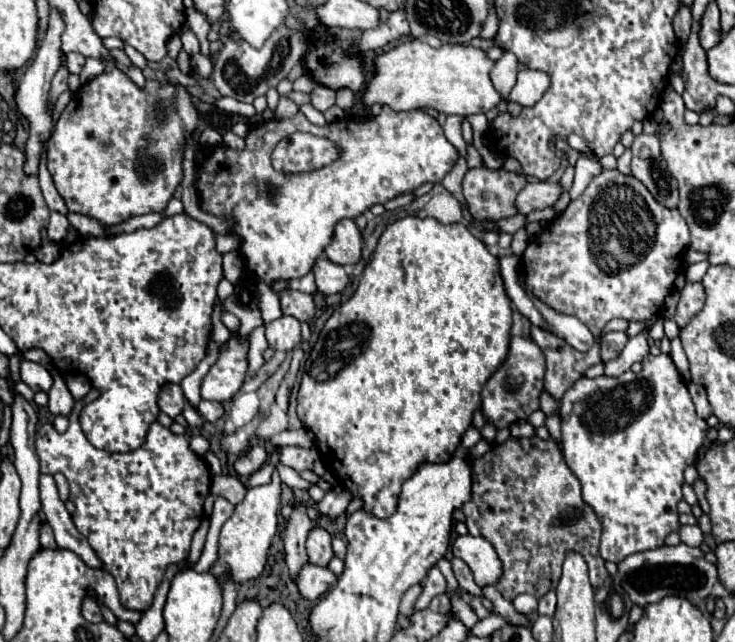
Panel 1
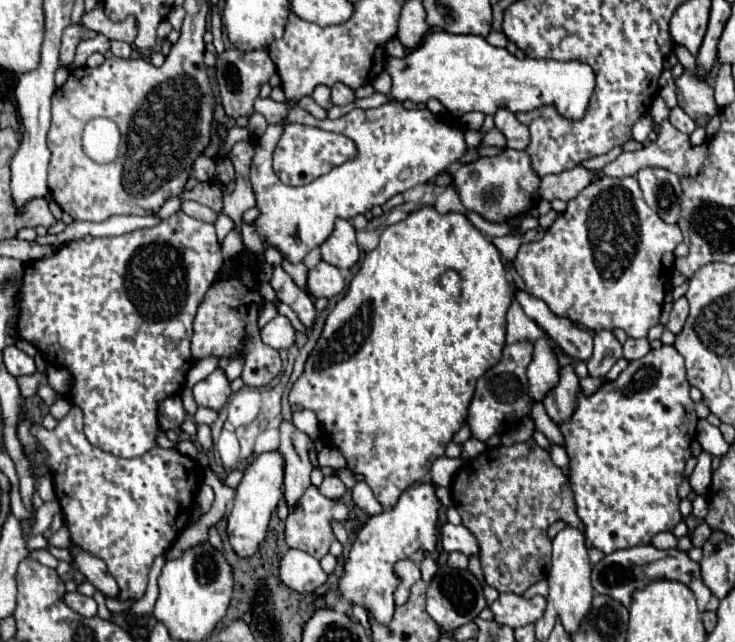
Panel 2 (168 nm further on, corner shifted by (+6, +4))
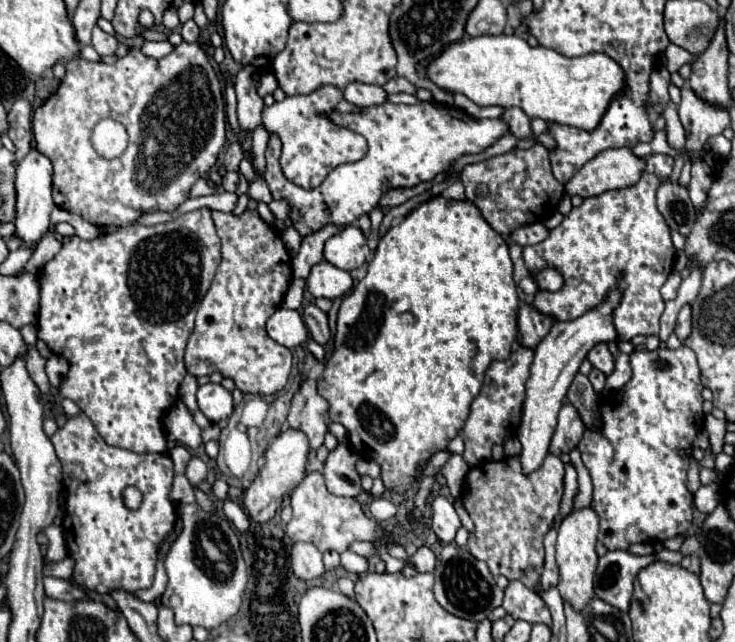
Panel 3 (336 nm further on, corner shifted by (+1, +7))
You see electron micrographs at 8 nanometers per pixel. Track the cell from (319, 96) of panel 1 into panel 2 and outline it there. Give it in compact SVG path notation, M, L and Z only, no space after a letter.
M343 84L331 86L331 102L335 106L345 106L345 104L349 104L353 100L355 100L355 96L353 96L353 90L351 88L347 88Z

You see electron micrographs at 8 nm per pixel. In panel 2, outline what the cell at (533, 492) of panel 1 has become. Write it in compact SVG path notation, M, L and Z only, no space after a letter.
M533 438L511 446L487 448L477 458L471 458L457 472L451 496L465 528L479 540L485 582L499 594L523 594L549 574L551 538L547 530L551 524L563 520L579 532L585 530L577 516L567 476Z

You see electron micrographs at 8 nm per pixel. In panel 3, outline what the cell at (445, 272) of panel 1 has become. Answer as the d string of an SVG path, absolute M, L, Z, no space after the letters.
M438 195L428 203L422 203L410 215L406 215L400 225L392 227L380 239L374 259L368 265L366 277L342 299L338 311L338 331L334 337L334 355L328 359L326 369L318 379L318 391L330 403L330 419L342 423L348 429L348 439L354 451L358 451L360 457L372 459L382 467L382 479L386 489L404 493L410 487L410 483L416 479L418 463L430 459L436 451L446 449L446 445L458 435L470 413L472 401L480 393L488 365L492 363L492 359L506 359L510 355L512 341L516 339L516 335L518 335L518 293L514 287L512 261L504 237L486 223L486 219L482 217L480 209L474 203L452 201Z

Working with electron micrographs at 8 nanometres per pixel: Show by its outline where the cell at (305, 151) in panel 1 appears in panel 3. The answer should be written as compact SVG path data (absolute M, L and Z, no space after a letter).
M324 85L310 95L287 96L284 101L264 107L264 111L262 111L264 129L270 135L272 133L278 135L282 141L280 167L282 167L284 177L302 189L318 187L332 169L336 169L342 163L360 161L368 151L368 143L362 135L332 123L320 109L316 109L318 101L312 97L316 97L320 93L342 93L342 91L336 91L336 87L332 87L332 85Z

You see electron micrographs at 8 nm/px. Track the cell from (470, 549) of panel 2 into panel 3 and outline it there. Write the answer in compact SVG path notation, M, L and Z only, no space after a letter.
M438 495L432 499L432 531L438 535L442 543L452 543L456 529L460 527L460 519L454 511L452 501Z

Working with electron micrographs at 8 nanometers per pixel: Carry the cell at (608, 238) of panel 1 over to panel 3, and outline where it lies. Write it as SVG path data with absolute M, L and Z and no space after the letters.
M644 173L636 185L626 187L624 191L606 191L604 195L584 199L580 207L574 207L564 217L564 221L550 231L548 239L524 247L524 261L528 271L556 267L566 281L558 293L538 291L534 299L534 307L546 315L556 317L558 321L570 321L584 315L592 307L600 305L610 289L622 289L624 297L614 311L614 325L618 337L622 341L630 341L636 335L658 335L658 319L664 311L664 299L660 297L660 287L674 269L674 253L676 253L670 239L670 227L656 209L658 187L660 187L660 179L654 173Z

